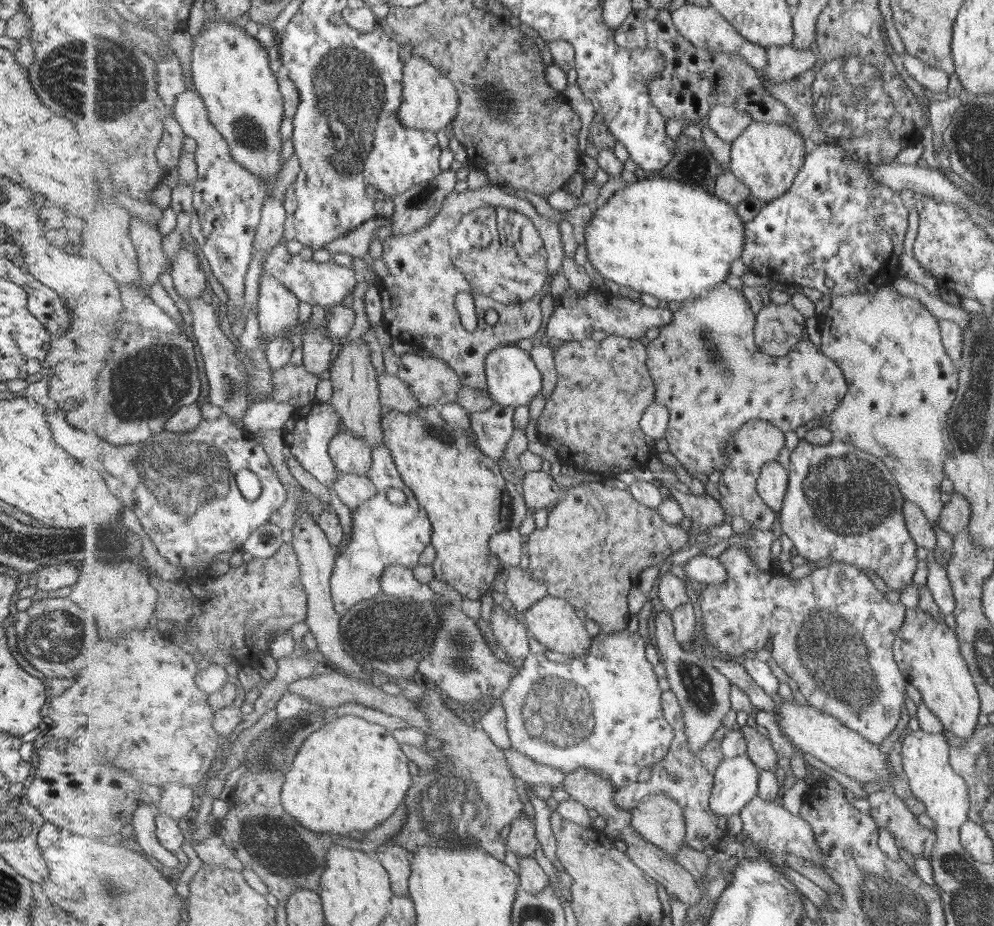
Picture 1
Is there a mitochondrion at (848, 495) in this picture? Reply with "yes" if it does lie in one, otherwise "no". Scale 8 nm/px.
yes

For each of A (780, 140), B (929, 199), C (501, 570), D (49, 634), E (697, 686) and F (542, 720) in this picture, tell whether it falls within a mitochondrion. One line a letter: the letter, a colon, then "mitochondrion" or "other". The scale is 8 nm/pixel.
A: other
B: other
C: other
D: mitochondrion
E: mitochondrion
F: mitochondrion

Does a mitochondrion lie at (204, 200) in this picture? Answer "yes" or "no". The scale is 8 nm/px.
no

